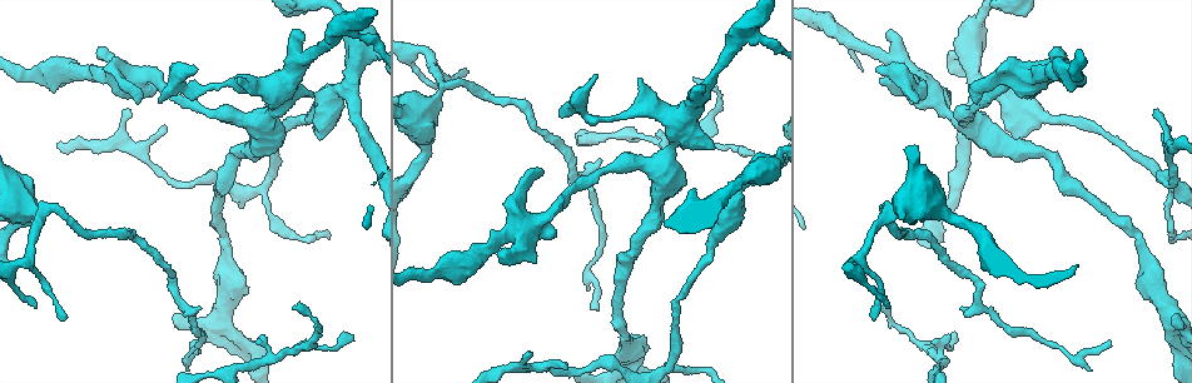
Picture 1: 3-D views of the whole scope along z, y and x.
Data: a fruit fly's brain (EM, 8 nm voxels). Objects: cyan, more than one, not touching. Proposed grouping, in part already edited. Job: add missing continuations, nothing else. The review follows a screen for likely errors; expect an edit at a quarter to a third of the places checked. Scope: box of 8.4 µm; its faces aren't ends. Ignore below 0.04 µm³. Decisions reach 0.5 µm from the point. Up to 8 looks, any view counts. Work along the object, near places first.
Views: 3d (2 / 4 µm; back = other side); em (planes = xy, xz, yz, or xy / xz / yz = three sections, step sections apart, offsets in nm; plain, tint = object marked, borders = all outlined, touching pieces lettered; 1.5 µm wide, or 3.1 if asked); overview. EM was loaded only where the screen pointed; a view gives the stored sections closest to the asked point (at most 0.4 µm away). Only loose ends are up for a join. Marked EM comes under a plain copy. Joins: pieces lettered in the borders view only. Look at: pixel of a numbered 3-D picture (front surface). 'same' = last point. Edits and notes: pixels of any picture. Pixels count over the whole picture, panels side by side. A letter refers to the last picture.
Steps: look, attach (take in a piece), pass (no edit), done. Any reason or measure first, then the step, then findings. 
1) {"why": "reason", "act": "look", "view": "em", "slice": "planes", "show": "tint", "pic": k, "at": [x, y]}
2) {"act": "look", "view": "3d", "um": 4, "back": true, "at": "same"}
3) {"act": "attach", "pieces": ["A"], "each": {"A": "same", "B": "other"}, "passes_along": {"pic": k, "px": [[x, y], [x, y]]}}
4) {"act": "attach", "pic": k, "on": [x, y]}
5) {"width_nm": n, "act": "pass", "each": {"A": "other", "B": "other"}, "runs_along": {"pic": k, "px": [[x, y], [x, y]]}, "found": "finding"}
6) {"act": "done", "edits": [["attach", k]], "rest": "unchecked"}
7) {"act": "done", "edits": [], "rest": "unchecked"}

{"why": "thin end", "act": "look", "view": "em", "slice": "yz", "step": 4, "show": "borders", "pic": 1, "at": [962, 306]}

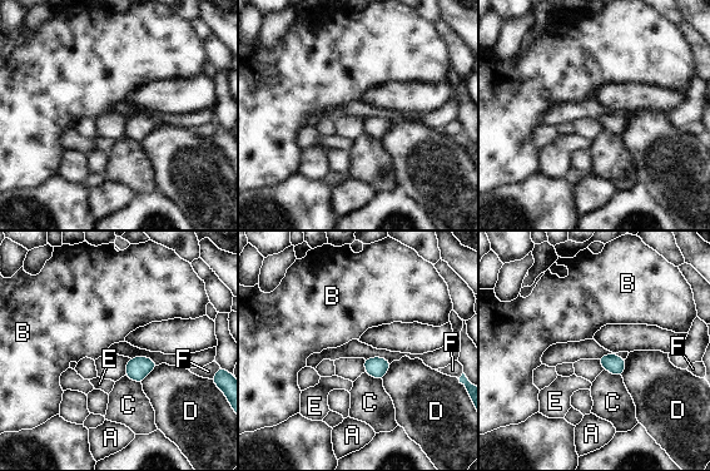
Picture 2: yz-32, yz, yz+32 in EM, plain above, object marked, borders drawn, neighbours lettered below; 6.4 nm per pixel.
{"why": "another direction", "act": "look", "view": "em", "slice": "planes", "show": "borders", "at": "same"}

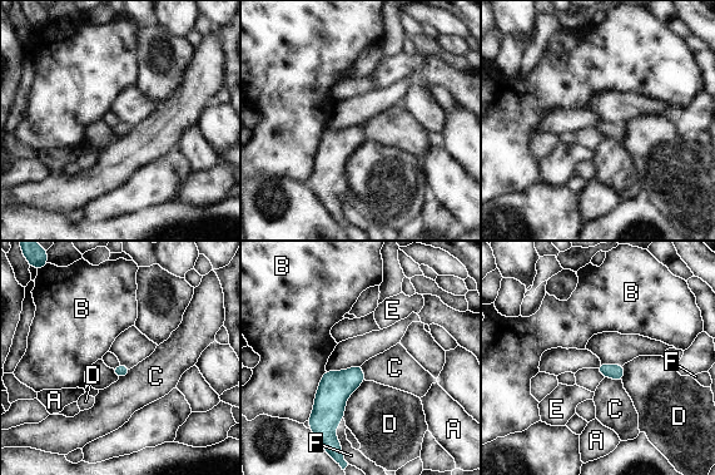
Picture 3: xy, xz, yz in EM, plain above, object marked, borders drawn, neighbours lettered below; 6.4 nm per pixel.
{"width_nm": 90, "act": "pass", "each": {"A": "other", "B": "other", "C": "other", "D": "other", "E": "other", "F": "other"}, "border": {"pic": 3, "px": [[604, 377], [621, 381]]}, "found": "none of them fits"}

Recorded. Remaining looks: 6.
{"act": "look", "view": "em", "slice": "planes", "show": "borders", "pic": 1, "at": [464, 71]}

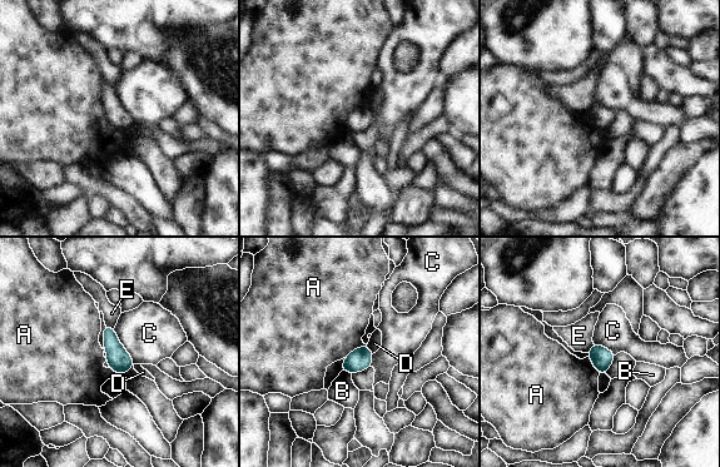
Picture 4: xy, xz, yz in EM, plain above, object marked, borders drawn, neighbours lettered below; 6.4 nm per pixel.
{"act": "pass", "each": {"A": "other", "B": "other", "C": "other", "D": "other", "E": "other"}, "border": {"pic": 4, "px": [[113, 328], [118, 341], [135, 363]]}, "found": "none of them fits"}

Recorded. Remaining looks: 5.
{"why": "branch stops here", "act": "look", "view": "3d", "um": 4, "back": true, "pic": 1, "at": [353, 334]}

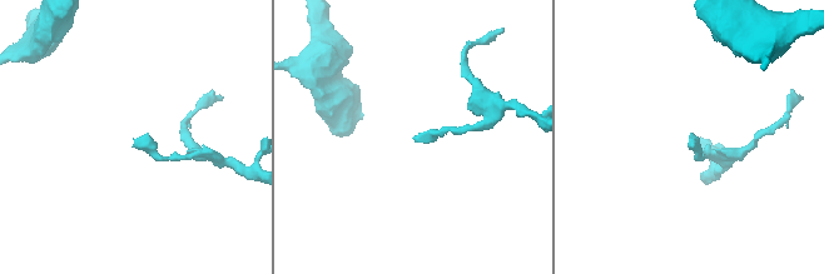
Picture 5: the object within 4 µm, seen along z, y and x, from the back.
{"act": "look", "view": "em", "slice": "planes", "show": "borders", "pic": 5, "at": [134, 139]}

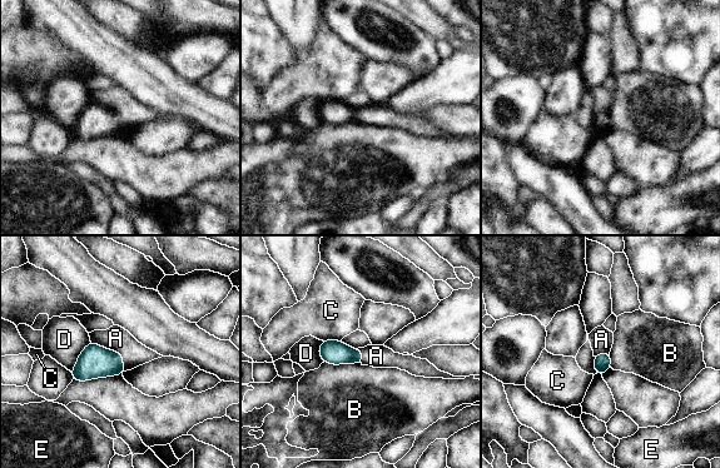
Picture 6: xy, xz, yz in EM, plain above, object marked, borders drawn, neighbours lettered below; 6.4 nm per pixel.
{"width_nm": 110, "act": "attach", "pieces": ["A"], "each": {"A": "same", "B": "other", "C": "other", "D": "other", "E": "other"}, "passes_along": {"pic": 6, "px": [[94, 362], [115, 352], [115, 338]]}, "found": "the neuron continues"}

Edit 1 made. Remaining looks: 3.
{"act": "done", "edits": [["attach", 6]], "rest": "unchecked"}

